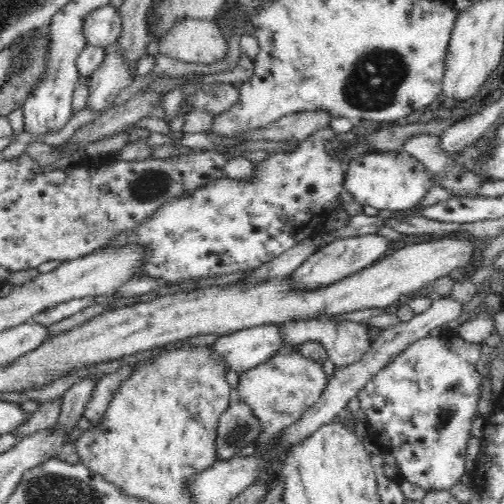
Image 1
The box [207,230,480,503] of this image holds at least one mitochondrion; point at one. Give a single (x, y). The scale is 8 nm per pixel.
(239, 430)

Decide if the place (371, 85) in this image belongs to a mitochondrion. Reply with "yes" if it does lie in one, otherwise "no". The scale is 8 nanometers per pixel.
yes

